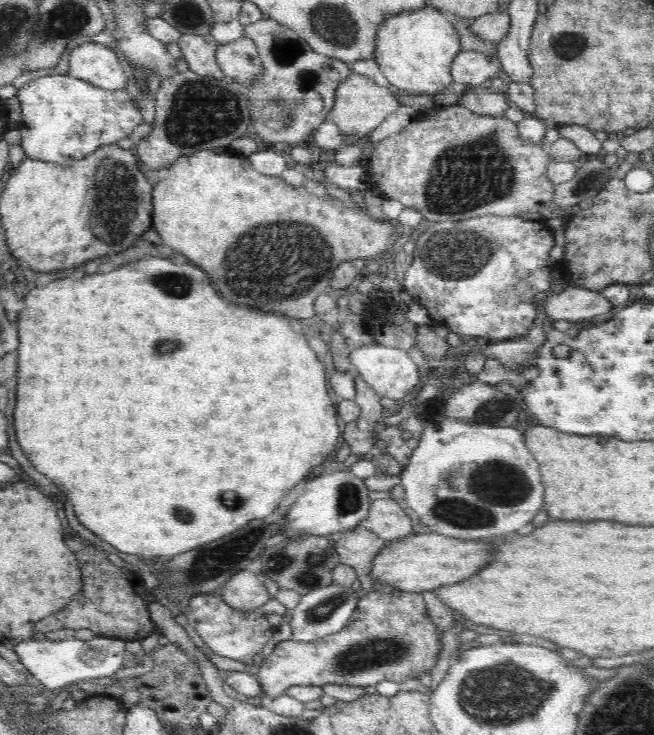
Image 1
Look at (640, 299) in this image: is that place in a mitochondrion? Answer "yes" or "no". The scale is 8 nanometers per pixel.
no

